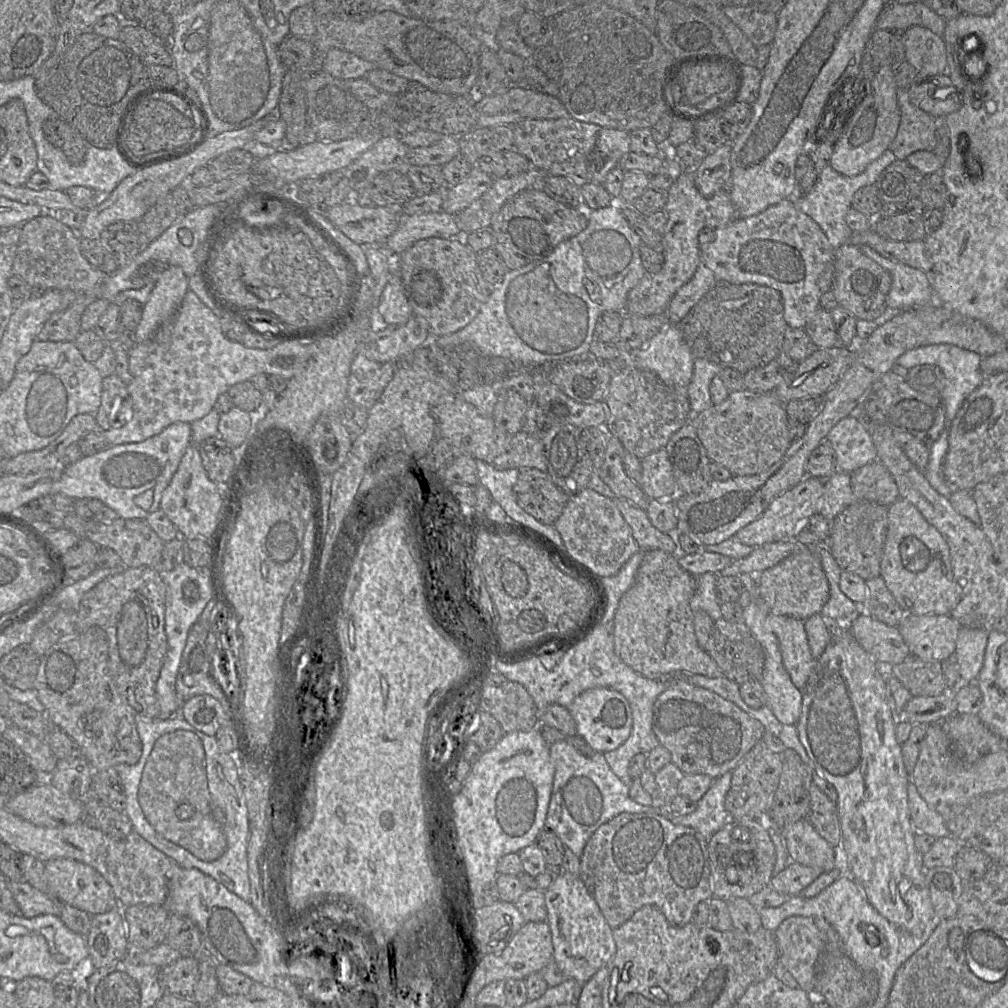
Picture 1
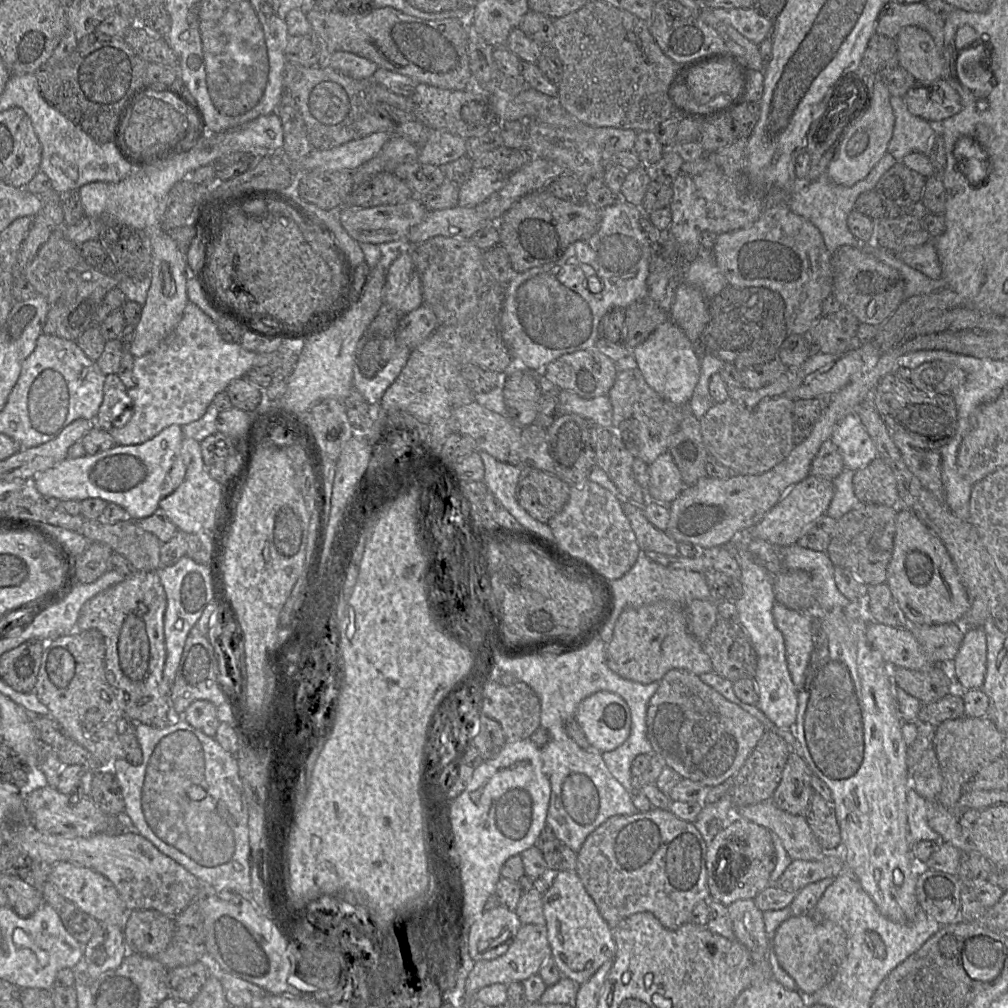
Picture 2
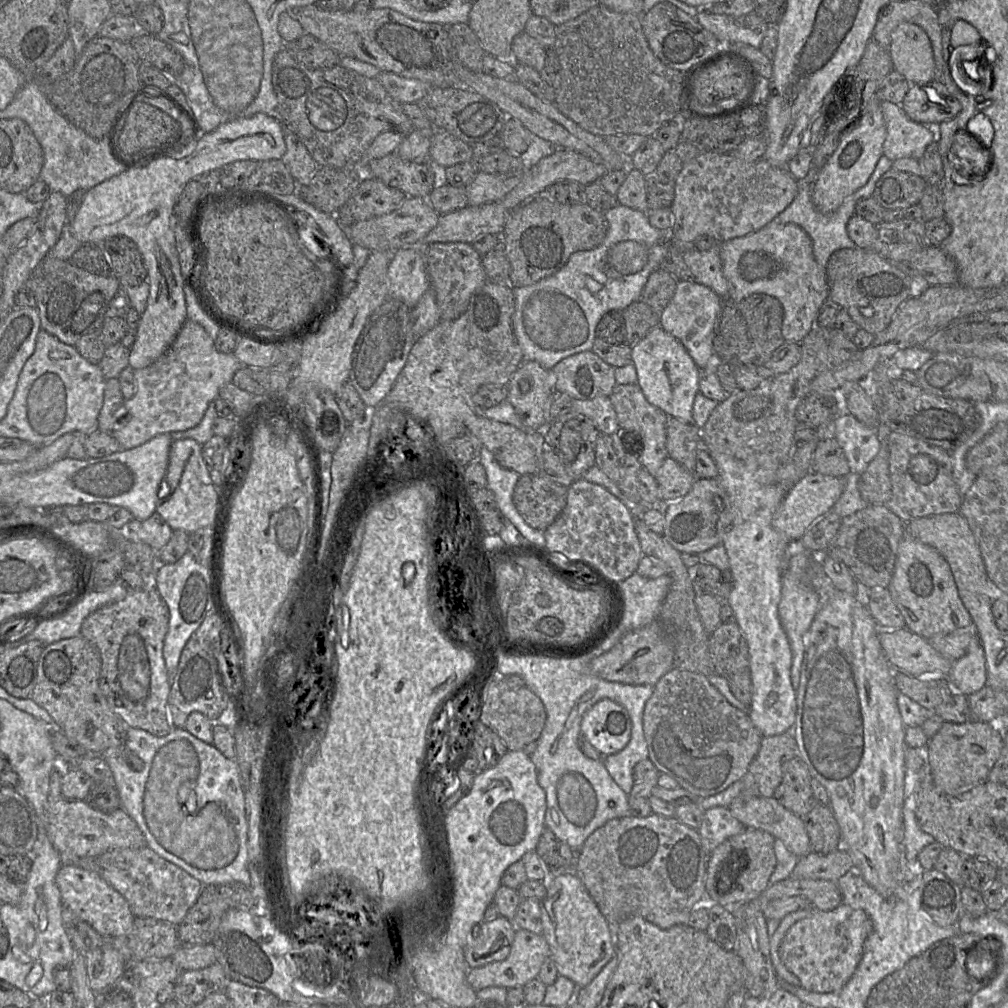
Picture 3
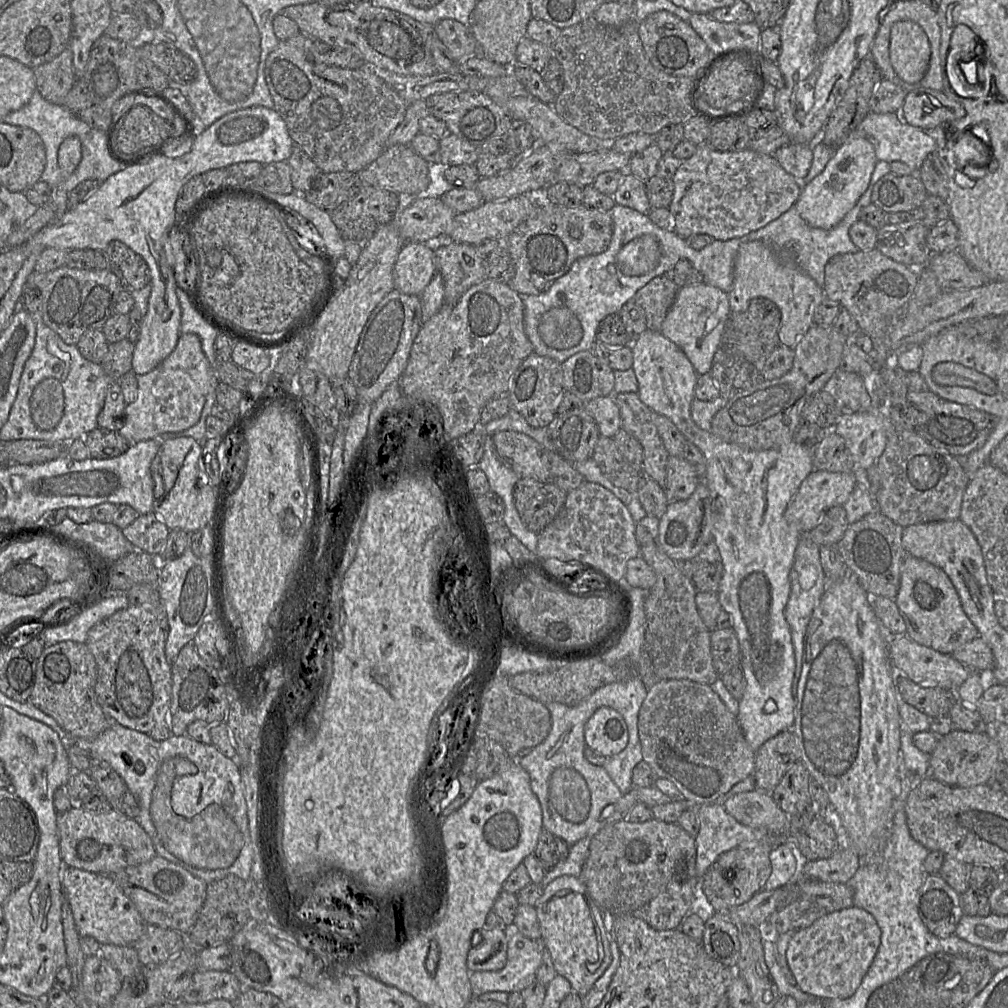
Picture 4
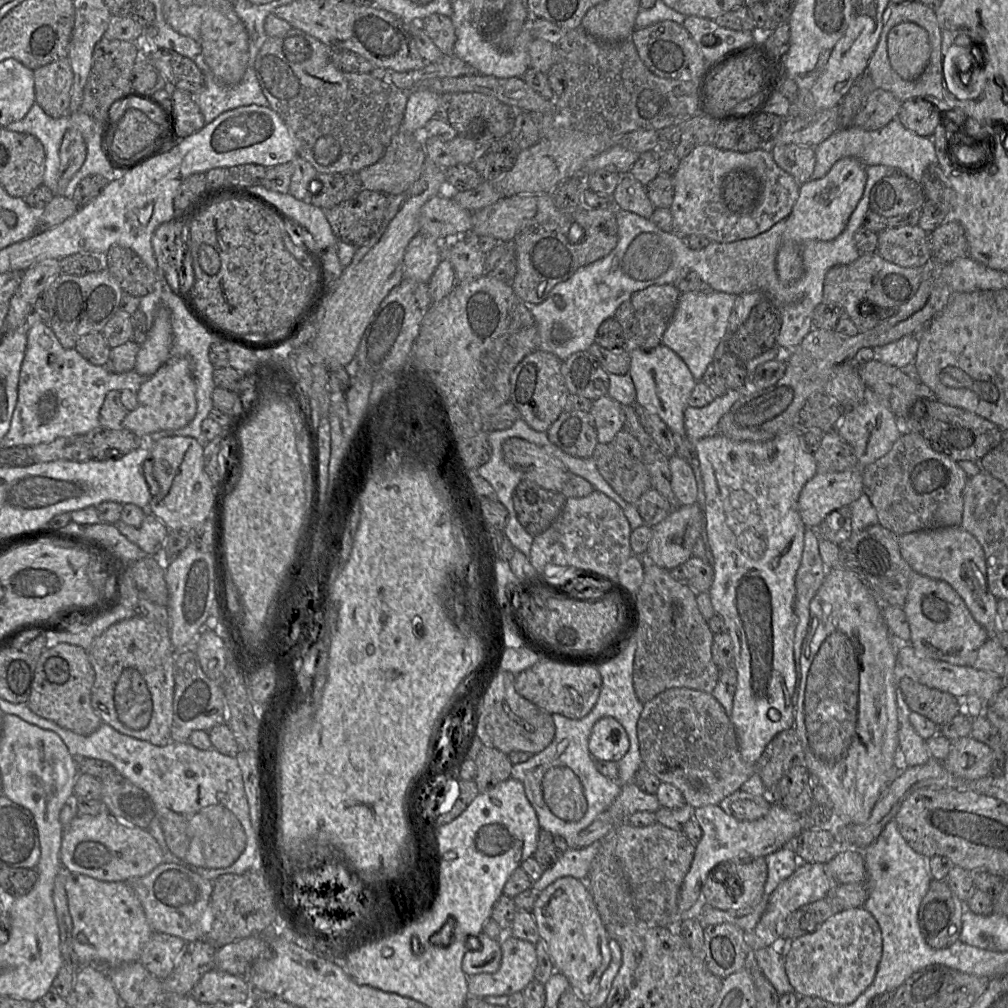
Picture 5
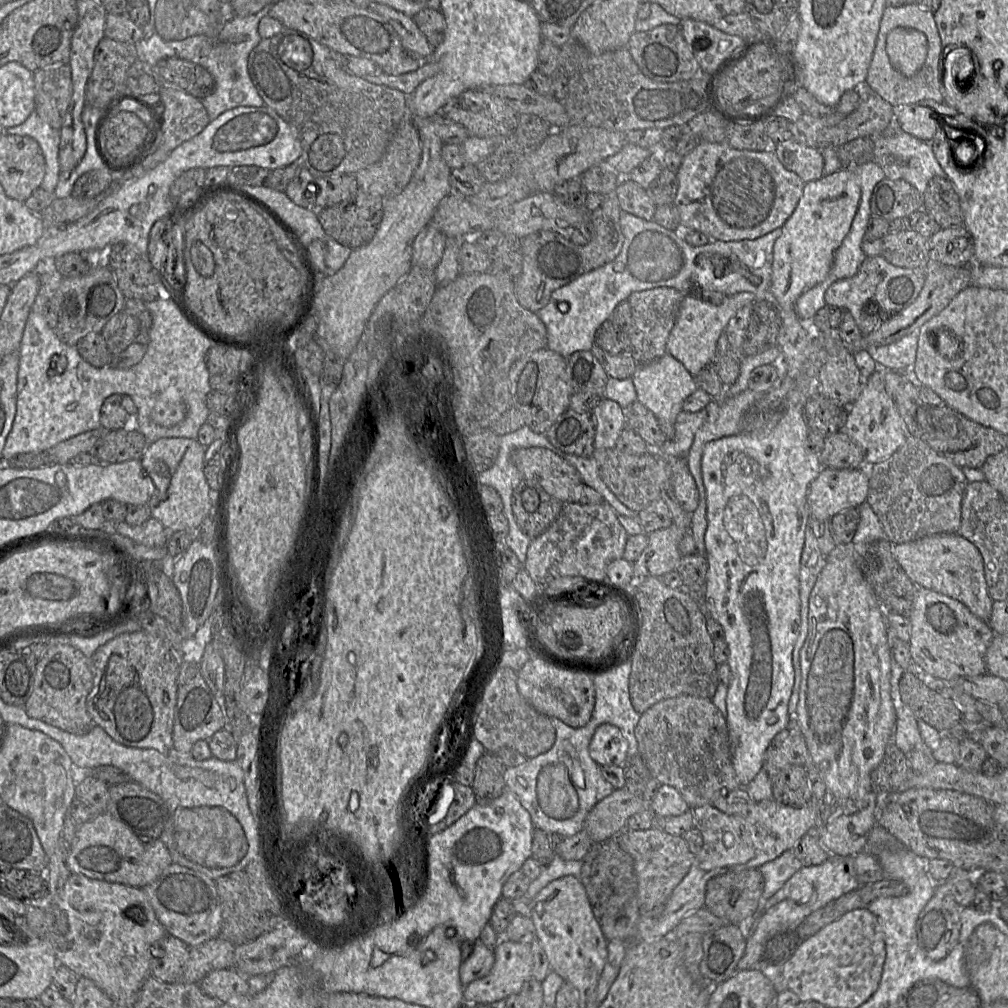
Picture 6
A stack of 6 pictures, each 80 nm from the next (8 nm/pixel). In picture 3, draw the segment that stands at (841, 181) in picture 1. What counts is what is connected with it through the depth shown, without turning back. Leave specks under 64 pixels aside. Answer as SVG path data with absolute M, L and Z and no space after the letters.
M881 156L878 160L875 170L867 183L848 196L843 203L832 213L824 214L814 205L812 200L811 184L799 182L799 191L791 204L773 219L775 223L789 224L793 223L800 226L811 238L813 244L813 254L818 265L825 270L827 262L832 253L842 248L856 248L856 244L850 239L847 232L847 223L855 215L856 204L872 196L877 181L892 168L893 162L886 156Z

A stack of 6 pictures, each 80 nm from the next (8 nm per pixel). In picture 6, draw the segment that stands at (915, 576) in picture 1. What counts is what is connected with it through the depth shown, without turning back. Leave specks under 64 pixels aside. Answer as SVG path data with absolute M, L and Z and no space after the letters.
M916 588L908 617L912 661L926 674L944 681L987 673L985 655L995 635L987 621L973 615L961 602L938 592Z

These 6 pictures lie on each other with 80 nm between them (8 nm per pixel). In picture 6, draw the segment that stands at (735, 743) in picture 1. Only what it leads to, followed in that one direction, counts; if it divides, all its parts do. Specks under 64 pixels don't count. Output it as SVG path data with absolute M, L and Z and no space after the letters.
M682 695L662 700L641 714L635 728L635 737L638 742L638 753L646 763L651 777L661 784L675 787L690 809L712 804L723 793L740 787L732 762L727 720L712 699Z

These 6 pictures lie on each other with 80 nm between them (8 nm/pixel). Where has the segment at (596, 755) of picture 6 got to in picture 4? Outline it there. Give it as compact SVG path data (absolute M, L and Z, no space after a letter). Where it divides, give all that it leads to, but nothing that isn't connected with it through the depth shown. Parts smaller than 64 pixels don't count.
M602 706L584 726L586 747L604 757L620 753L628 743L628 729L623 716L616 710Z

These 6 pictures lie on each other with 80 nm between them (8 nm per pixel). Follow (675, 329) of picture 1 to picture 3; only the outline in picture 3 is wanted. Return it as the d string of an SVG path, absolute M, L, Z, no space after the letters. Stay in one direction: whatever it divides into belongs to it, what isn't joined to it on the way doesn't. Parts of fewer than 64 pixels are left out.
M657 326L631 347L631 357L636 369L637 383L647 401L670 417L686 423L693 423L693 402L699 391L701 370L683 344L663 328Z

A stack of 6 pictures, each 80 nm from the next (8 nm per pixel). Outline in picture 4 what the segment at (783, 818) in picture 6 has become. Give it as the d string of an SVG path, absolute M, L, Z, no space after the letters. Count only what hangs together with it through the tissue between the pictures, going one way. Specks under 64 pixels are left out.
M710 803L695 808L700 831L695 838L697 848L696 870L699 880L706 874L718 856L745 841L772 836L764 829L749 827L730 815L723 804Z

